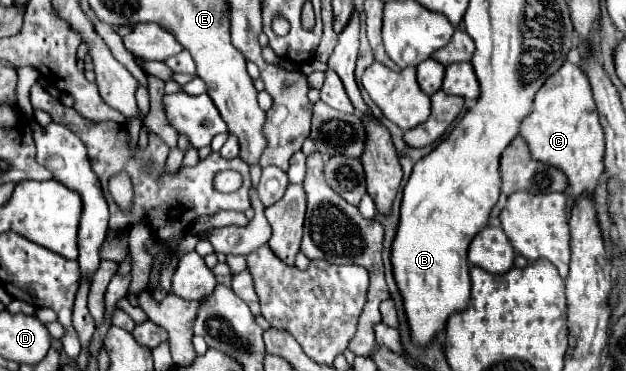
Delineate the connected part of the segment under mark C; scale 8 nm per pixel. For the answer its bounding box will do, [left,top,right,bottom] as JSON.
[520,62,604,206]

